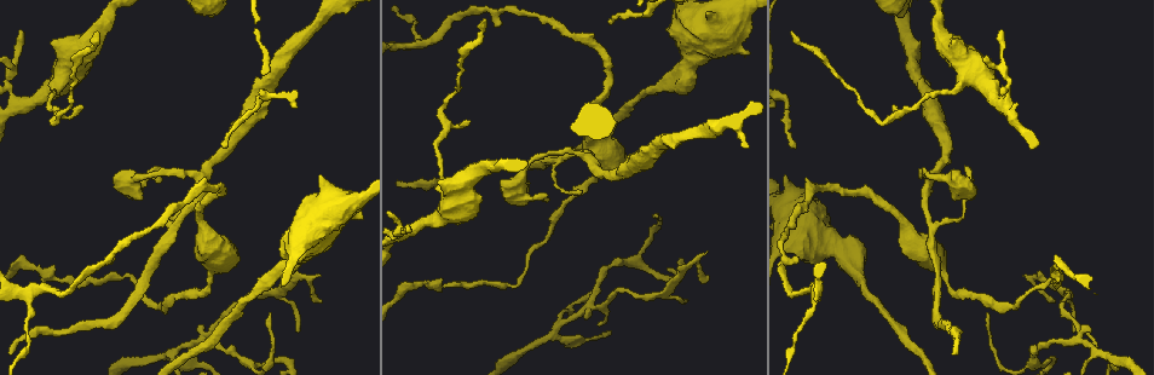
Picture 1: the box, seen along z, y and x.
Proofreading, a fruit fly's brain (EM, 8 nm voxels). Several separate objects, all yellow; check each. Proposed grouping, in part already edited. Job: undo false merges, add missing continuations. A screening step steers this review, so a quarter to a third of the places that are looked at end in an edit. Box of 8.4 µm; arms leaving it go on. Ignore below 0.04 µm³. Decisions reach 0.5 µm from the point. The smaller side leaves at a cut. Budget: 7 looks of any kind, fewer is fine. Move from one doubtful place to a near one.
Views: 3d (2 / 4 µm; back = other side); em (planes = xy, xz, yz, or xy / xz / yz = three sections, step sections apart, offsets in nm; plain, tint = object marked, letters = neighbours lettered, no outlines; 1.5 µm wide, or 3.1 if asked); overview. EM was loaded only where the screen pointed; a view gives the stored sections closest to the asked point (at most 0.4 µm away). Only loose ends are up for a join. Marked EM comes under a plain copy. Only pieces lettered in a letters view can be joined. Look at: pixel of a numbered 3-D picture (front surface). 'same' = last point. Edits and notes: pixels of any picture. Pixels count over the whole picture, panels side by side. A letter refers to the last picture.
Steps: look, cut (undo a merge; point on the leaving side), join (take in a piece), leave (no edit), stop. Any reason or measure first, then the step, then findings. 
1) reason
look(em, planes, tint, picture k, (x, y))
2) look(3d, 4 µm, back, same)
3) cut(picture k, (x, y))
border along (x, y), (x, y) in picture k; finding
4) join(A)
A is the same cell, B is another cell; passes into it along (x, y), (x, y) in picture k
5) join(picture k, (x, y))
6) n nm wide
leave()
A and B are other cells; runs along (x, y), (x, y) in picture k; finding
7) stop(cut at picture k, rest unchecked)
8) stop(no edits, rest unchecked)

sudden change in width
look(3d, 4 µm, back, picture 1, (440, 176))

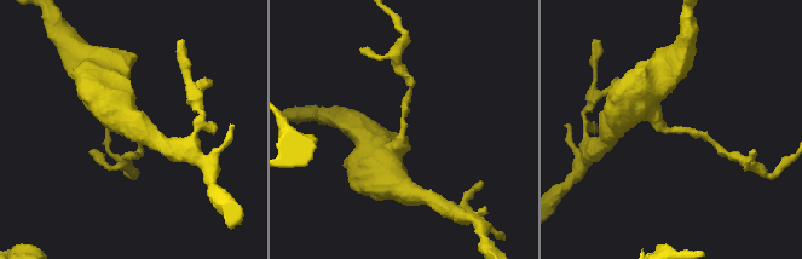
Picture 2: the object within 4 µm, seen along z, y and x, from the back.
need the tissue
look(em, xy, step 4, tint, picture 2, (675, 129))

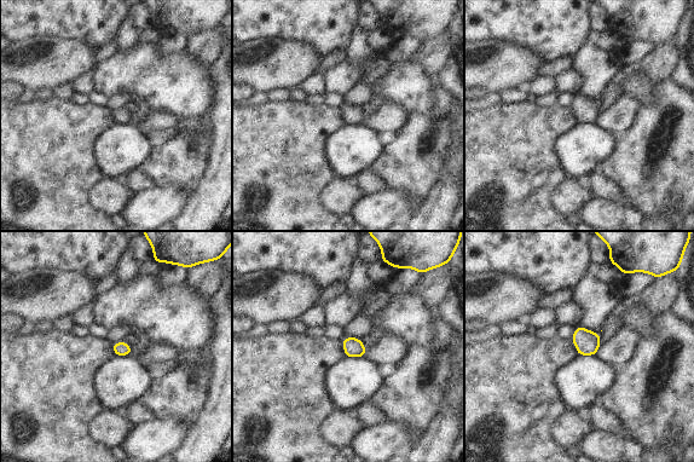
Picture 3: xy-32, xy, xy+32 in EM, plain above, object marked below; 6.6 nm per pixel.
another direction
look(em, planes, letters, same)

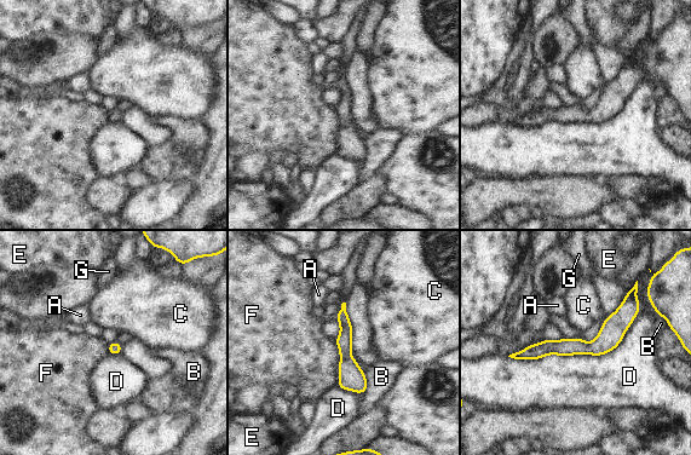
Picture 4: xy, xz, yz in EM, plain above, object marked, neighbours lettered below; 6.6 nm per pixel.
leave()
A, B, C, D, E, F and G are other cells; runs along (632, 300), (594, 347), (517, 356) in picture 4; one neuron here

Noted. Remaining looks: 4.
free end
look(3d, 2 µm, picture 1, (407, 232))

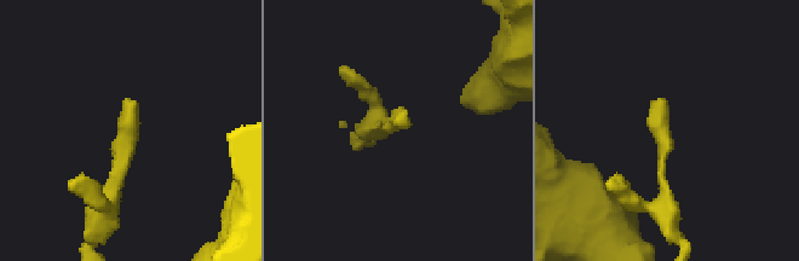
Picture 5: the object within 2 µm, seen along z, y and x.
need the tissue
look(em, xy, step 8, letters, picture 5, (662, 99))

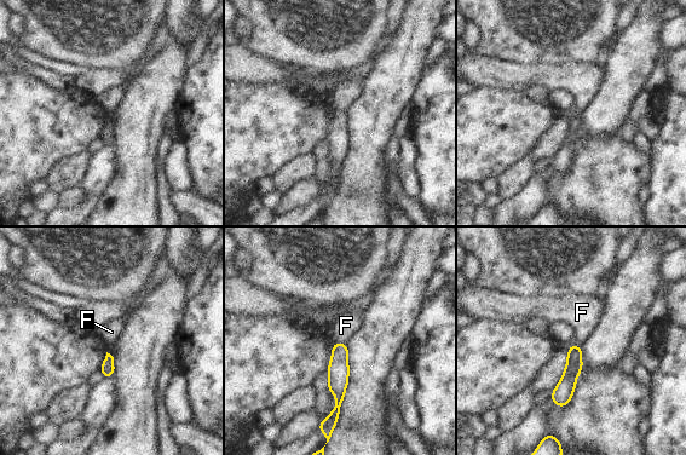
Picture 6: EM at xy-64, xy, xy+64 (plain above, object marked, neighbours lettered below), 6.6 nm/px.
cut it another way
look(em, planes, letters, same)

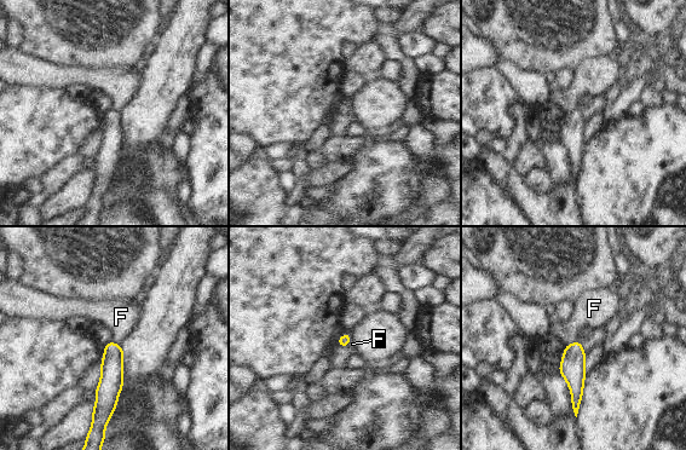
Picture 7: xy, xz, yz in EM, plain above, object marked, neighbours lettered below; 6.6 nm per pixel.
leave()
F is another cell; border along (350, 330), (350, 344), (347, 346) in picture 7; none of them fits

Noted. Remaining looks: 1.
stop(no edits, rest unchecked)

